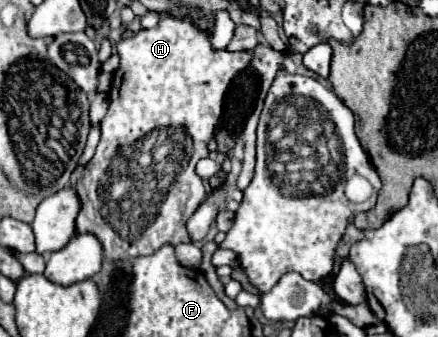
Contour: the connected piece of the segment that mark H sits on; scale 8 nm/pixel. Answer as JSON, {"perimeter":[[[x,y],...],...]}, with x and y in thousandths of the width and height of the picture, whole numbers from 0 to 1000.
{"perimeter":[[[374,50],[374,56],[361,62],[361,74],[352,86],[315,92],[315,104],[306,104],[306,110],[279,116],[265,134],[265,157],[274,169],[274,193],[260,211],[256,264],[247,276],[247,335],[228,359],[228,424],[219,436],[219,454],[215,454],[210,478],[196,490],[196,501],[187,507],[187,519],[183,519],[178,543],[174,543],[174,573],[178,573],[178,591],[183,591],[183,626],[178,626],[178,644],[174,644],[174,691],[215,697],[228,715],[242,769],[279,774],[279,769],[301,769],[301,763],[320,763],[320,757],[342,757],[356,739],[365,739],[374,721],[388,721],[388,727],[434,721],[425,656],[438,644],[443,620],[452,620],[452,608],[461,602],[461,585],[470,585],[470,555],[466,555],[461,531],[447,513],[447,484],[479,460],[479,448],[470,442],[470,424],[489,401],[489,383],[493,383],[493,371],[502,359],[511,276],[516,276],[530,228],[543,211],[562,205],[566,169],[562,169],[562,157],[525,157],[516,145],[511,151],[489,151],[484,134],[479,134],[479,104],[466,98],[466,92],[452,92],[443,62],[425,62],[420,50]]]}

